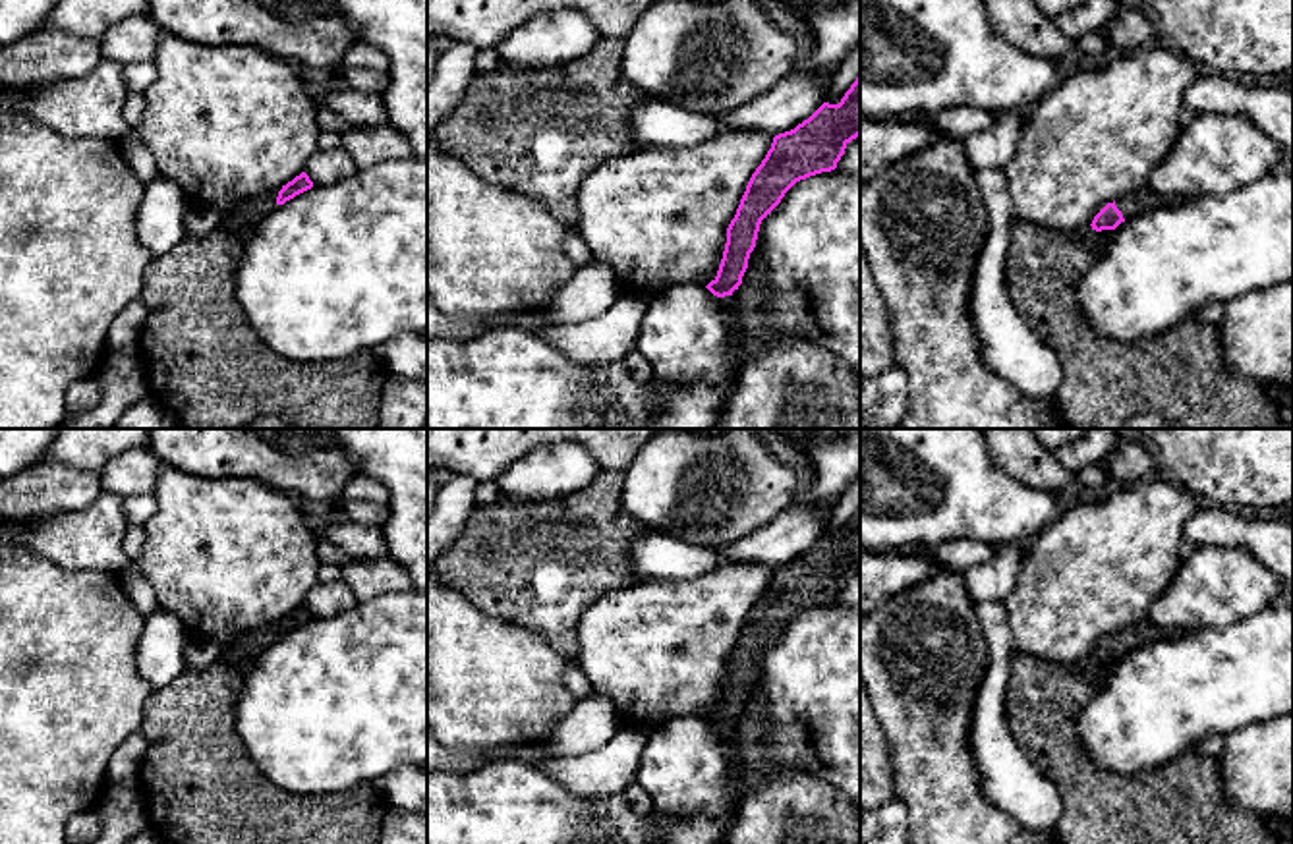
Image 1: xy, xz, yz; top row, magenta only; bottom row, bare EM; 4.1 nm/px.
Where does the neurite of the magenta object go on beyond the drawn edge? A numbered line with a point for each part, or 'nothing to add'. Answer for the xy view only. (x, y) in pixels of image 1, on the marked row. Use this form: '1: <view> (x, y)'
1: xy (248, 215)

